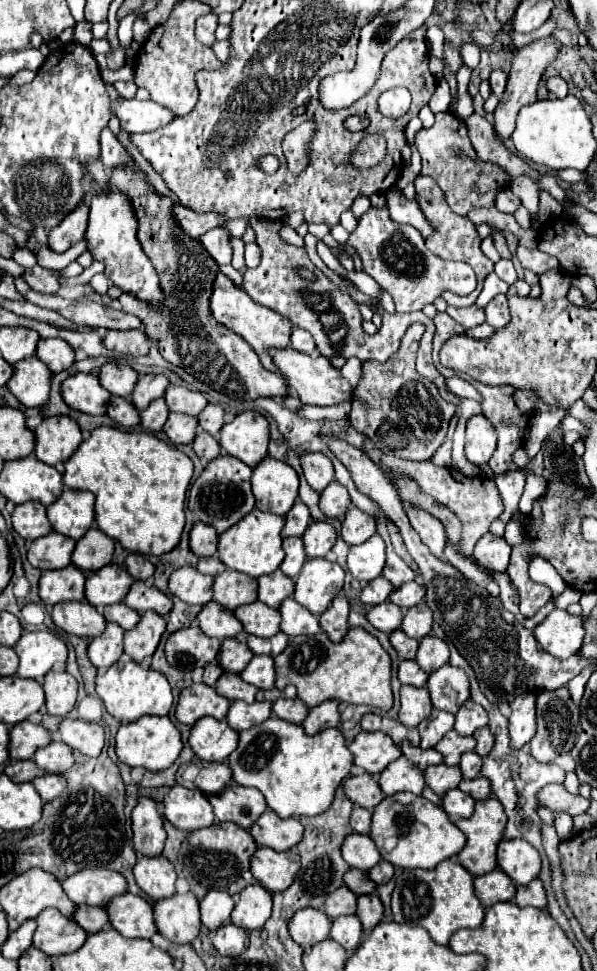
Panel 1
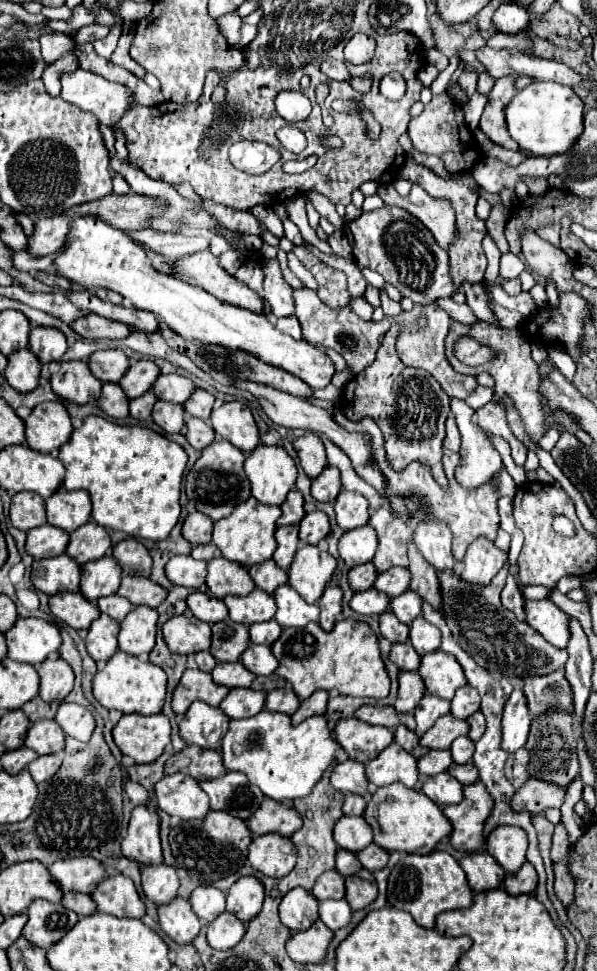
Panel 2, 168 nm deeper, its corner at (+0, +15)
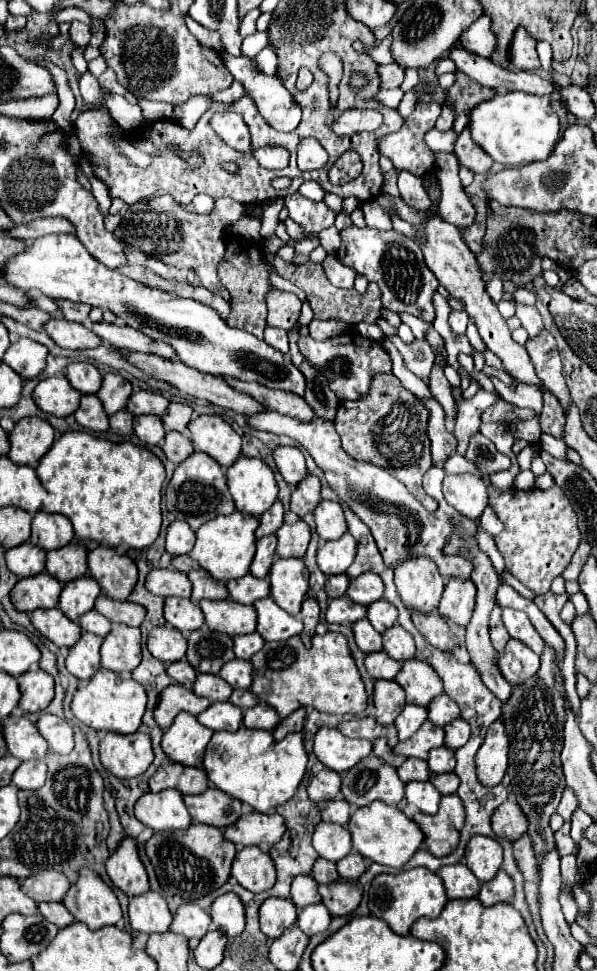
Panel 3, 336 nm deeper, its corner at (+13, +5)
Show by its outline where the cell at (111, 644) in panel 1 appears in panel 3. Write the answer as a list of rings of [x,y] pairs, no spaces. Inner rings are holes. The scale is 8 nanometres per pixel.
[[[83,632],[81,640],[69,648],[67,656],[67,670],[77,676],[79,680],[89,680],[99,668],[99,648],[103,638],[91,632]]]

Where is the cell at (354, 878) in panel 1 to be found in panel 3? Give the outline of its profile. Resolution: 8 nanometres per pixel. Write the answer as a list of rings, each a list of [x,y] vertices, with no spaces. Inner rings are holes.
[[[319,858],[319,860],[315,862],[315,866],[313,866],[313,878],[315,878],[319,884],[337,882],[337,880],[339,880],[339,874],[337,874],[335,862],[329,862],[329,860]]]

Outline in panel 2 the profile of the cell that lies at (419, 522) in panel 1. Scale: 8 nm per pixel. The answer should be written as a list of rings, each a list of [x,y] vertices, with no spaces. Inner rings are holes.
[[[422,520],[414,532],[418,552],[438,572],[452,570],[456,564],[450,550],[450,540],[450,528],[442,520]]]

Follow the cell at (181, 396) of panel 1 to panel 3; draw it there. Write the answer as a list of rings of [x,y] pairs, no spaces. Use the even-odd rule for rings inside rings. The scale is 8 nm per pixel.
[[[135,390],[129,398],[127,410],[135,416],[139,414],[157,414],[163,416],[163,412],[167,410],[169,400],[159,394],[159,392],[151,392],[151,390]]]

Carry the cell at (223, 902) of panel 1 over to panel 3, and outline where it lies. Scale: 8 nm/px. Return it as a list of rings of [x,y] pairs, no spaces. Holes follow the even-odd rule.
[[[183,904],[177,908],[171,930],[185,936],[185,938],[197,938],[201,940],[211,924],[211,916],[197,904]]]

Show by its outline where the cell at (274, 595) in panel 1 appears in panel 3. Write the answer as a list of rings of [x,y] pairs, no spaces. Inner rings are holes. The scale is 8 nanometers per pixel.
[[[245,574],[237,580],[227,582],[231,600],[241,604],[253,604],[265,596],[269,596],[269,582],[263,578],[255,578],[253,574]]]

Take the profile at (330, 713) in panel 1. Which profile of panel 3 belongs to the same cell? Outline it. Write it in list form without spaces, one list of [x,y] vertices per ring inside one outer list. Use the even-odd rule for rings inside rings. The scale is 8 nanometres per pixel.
[[[299,708],[299,710],[295,710],[293,714],[289,714],[287,718],[283,718],[281,722],[279,722],[279,726],[273,730],[273,736],[277,738],[277,740],[281,740],[281,738],[285,738],[285,734],[289,734],[289,732],[301,732],[303,730],[303,724],[305,724],[305,708]]]

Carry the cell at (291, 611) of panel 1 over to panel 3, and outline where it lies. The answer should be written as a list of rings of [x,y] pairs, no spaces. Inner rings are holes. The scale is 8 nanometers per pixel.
[[[271,596],[257,600],[253,606],[257,610],[257,632],[263,636],[263,640],[287,640],[289,636],[301,634],[303,622],[279,608]]]

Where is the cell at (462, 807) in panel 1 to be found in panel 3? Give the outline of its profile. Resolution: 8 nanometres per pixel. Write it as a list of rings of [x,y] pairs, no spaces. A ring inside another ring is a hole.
[[[407,782],[405,798],[409,804],[419,808],[423,814],[437,814],[441,794],[431,782]]]

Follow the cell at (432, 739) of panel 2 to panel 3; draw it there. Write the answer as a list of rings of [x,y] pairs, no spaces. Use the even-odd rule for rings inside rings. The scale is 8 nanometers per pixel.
[[[425,722],[425,726],[421,726],[421,730],[405,740],[405,742],[399,742],[393,752],[399,754],[399,756],[413,756],[413,758],[421,758],[421,760],[427,760],[427,754],[431,748],[437,748],[437,746],[443,746],[443,740],[445,740],[445,732],[443,728],[431,724],[431,722]]]

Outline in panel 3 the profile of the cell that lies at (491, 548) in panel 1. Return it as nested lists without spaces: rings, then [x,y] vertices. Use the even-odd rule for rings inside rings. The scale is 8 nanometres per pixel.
[[[447,578],[445,592],[439,602],[439,612],[445,620],[467,626],[475,608],[475,584],[471,578]]]

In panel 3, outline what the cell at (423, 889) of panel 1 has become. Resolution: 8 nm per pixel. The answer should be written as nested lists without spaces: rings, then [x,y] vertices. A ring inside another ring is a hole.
[[[413,868],[399,874],[379,874],[369,890],[369,910],[377,918],[383,918],[393,932],[407,936],[413,922],[421,916],[437,918],[449,902],[441,878],[427,868]]]

